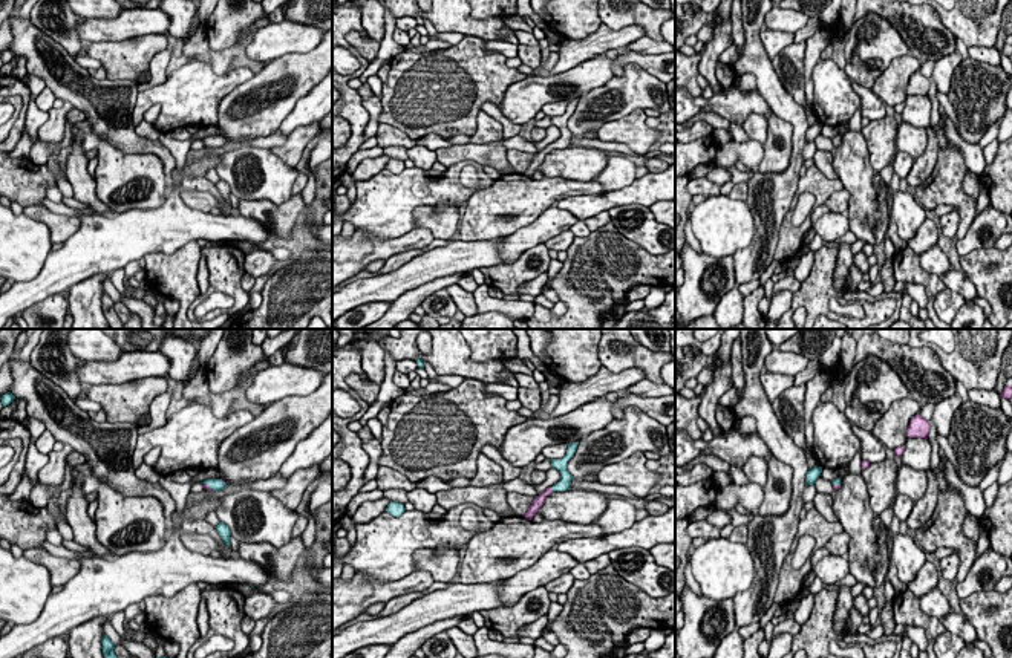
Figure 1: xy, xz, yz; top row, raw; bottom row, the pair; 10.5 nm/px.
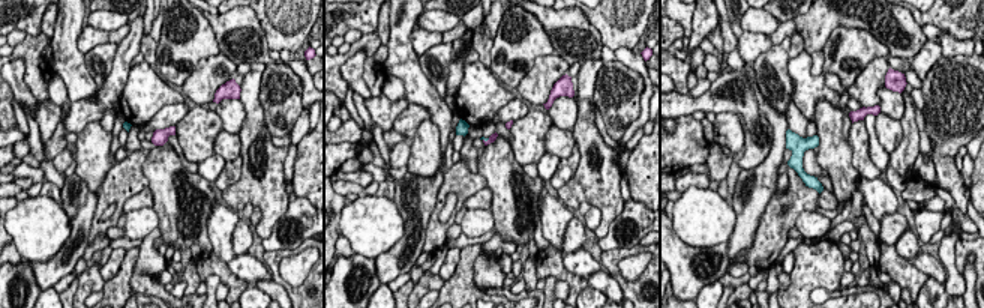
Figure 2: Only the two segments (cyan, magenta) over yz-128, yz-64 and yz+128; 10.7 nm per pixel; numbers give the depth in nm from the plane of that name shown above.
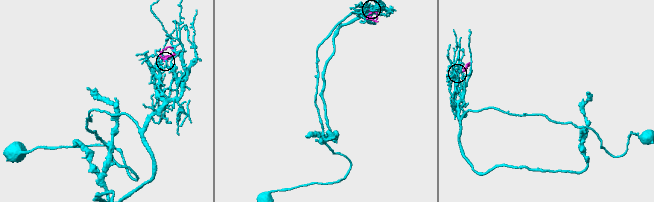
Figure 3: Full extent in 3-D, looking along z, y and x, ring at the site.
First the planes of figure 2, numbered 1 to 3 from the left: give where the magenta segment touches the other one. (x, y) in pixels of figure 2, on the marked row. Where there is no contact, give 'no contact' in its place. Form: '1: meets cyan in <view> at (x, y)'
1: no contact
2: meets cyan in yz-64 at (486, 140)
3: no contact

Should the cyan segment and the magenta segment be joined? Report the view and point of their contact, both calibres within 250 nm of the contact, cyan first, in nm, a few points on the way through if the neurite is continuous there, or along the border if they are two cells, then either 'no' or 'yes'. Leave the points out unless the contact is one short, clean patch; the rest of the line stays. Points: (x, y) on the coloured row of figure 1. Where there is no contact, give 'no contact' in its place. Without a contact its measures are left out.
xz (553, 490) | 140/120 nm | across xz (564, 484), (553, 490), (538, 502) | yes

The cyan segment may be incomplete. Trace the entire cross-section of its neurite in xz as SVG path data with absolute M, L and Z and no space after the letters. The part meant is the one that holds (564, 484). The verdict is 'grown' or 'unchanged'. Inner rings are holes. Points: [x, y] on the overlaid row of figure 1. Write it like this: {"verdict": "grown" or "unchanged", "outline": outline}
{"verdict": "grown", "outline": "M579 442L568 444L568 448L563 458L550 461L551 467L560 473L560 480L554 484L553 487L548 487L542 494L536 496L528 511L524 514L525 519L531 520L533 516L539 511L539 508L544 505L545 497L550 496L551 493L570 490L573 476L570 474L566 465L568 465L568 461L574 456L577 445Z"}

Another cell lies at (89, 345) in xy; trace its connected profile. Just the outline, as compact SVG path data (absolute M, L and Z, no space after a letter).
M70 329L67 344L83 361L115 361L124 353L101 329Z

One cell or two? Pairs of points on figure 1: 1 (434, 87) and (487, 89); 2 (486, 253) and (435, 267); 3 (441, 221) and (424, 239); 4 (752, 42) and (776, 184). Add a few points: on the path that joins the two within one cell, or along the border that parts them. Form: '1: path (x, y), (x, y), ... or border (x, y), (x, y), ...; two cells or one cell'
1: path (447, 87), (473, 87); one cell
2: path (473, 254), (457, 256), (447, 260); one cell
3: border (417, 227), (426, 227), (435, 237); two cells
4: path (766, 77), (773, 94), (798, 120), (796, 150); one cell

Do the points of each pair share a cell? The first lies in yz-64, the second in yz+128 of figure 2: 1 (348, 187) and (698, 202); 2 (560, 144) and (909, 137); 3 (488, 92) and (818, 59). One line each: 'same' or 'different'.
1: different
2: different
3: different

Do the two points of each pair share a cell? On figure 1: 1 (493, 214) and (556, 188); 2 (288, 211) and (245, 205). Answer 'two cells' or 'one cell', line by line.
1: one cell
2: one cell

